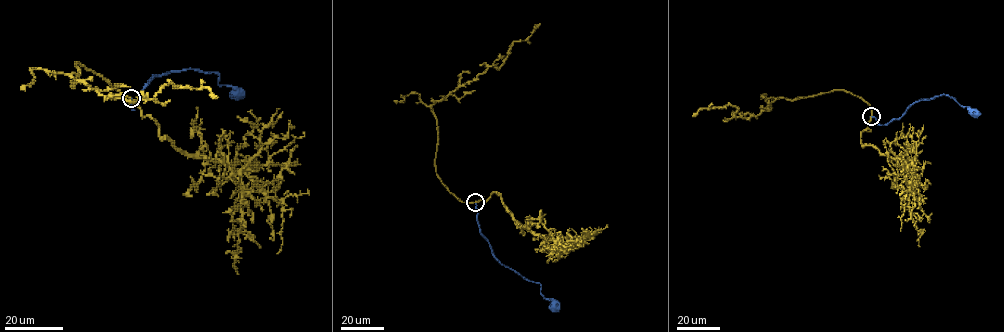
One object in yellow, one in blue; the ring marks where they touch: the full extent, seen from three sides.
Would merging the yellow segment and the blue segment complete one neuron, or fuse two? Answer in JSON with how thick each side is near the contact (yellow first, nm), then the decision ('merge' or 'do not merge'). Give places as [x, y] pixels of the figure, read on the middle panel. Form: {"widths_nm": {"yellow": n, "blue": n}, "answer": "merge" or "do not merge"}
{"widths_nm": {"yellow": 320, "blue": 320}, "answer": "do not merge"}

